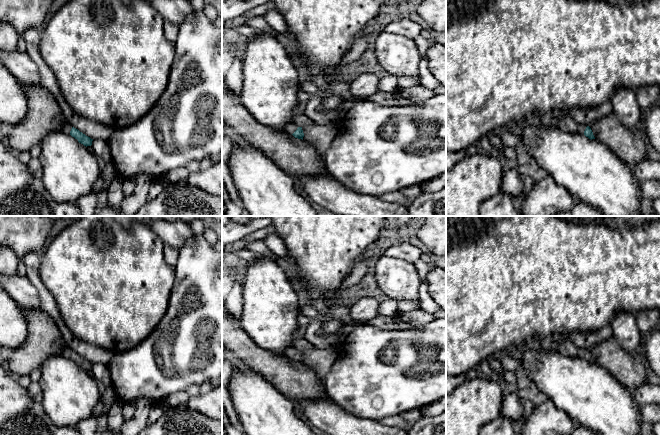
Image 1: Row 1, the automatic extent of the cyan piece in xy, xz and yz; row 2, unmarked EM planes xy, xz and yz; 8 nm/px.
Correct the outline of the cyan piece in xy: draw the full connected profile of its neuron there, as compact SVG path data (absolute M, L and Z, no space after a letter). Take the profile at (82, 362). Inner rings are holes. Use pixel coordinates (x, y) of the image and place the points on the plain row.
M66 346L62 353L62 356L65 358L70 358L72 361L78 364L79 367L83 368L84 370L91 370L93 363L90 361L86 360L82 356L80 356L78 353L72 351L68 346Z

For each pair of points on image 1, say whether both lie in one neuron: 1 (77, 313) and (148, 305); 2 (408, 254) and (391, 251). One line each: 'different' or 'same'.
1: same
2: same

